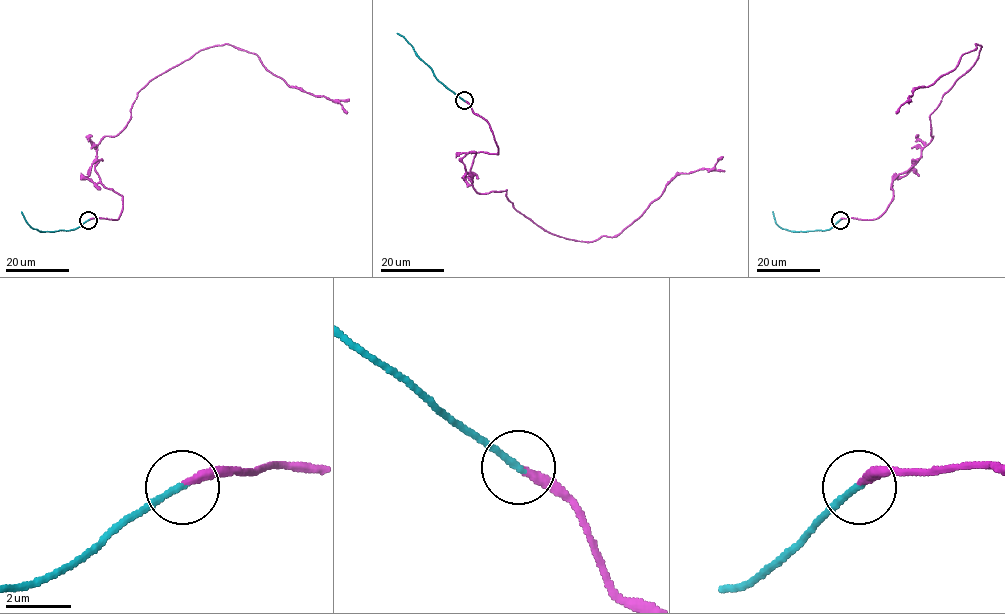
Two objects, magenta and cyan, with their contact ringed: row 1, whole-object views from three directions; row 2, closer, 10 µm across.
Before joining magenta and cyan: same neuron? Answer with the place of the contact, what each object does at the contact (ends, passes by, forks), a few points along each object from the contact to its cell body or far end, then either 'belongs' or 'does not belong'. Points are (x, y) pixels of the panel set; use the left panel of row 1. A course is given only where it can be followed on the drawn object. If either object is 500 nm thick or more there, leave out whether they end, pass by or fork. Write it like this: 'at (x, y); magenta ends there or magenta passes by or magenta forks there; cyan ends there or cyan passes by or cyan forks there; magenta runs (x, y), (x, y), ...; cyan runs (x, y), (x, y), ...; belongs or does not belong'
at (88, 220); magenta ends there; cyan ends there; magenta runs (88, 220), (122, 210), (95, 169), (99, 142), (126, 124), (142, 88), (202, 50), (255, 53), (346, 113); cyan runs (88, 220), (70, 230), (40, 231), (27, 223), (22, 212); belongs

